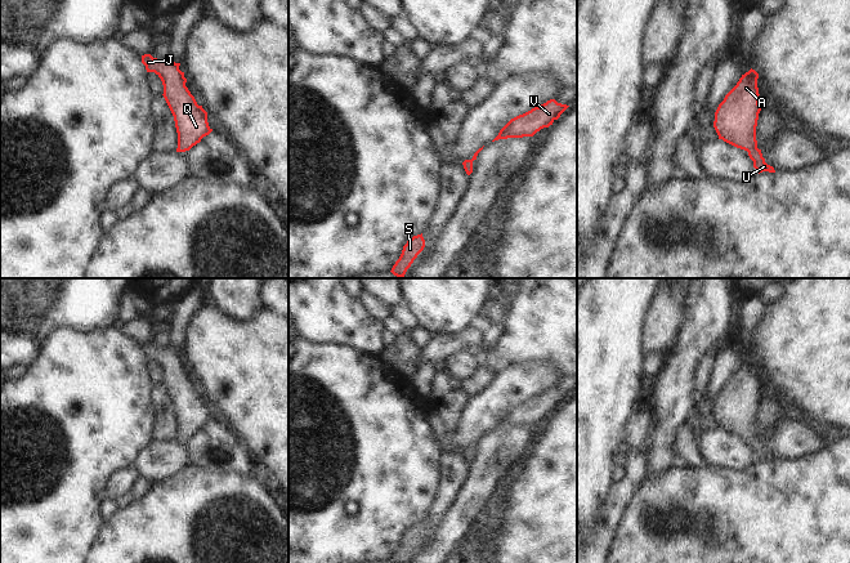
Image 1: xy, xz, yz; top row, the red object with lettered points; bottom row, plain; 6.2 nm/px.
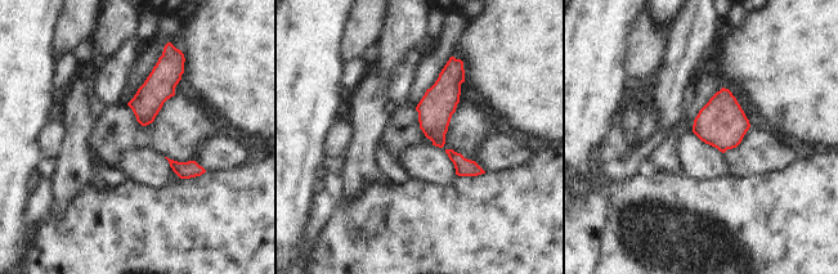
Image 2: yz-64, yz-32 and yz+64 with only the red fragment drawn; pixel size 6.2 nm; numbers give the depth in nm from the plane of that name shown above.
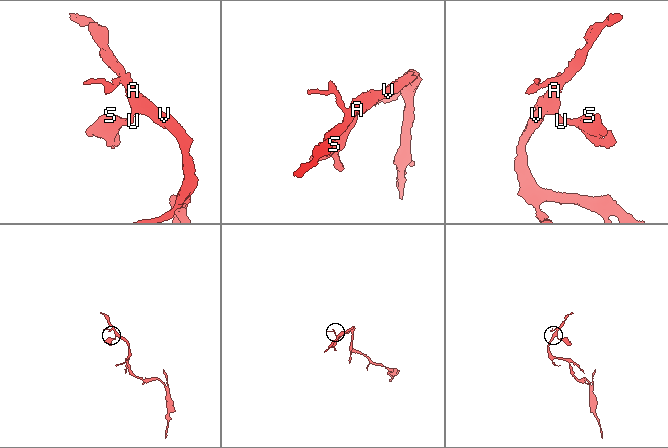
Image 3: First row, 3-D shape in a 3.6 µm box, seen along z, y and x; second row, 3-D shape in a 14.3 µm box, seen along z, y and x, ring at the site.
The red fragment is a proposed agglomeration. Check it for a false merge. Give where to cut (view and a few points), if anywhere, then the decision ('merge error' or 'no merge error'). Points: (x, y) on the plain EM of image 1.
no cut; no merge error

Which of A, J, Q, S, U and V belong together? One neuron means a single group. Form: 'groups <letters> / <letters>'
groups A J Q S U V

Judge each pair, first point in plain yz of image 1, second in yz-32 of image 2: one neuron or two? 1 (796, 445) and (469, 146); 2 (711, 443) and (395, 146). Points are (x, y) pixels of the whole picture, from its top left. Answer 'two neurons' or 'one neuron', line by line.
1: two neurons
2: two neurons

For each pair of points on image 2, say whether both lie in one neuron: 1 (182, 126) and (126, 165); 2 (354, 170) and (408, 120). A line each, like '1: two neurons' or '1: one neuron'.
1: two neurons
2: two neurons

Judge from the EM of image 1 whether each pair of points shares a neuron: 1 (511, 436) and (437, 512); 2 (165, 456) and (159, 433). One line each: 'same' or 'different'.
1: different
2: different

